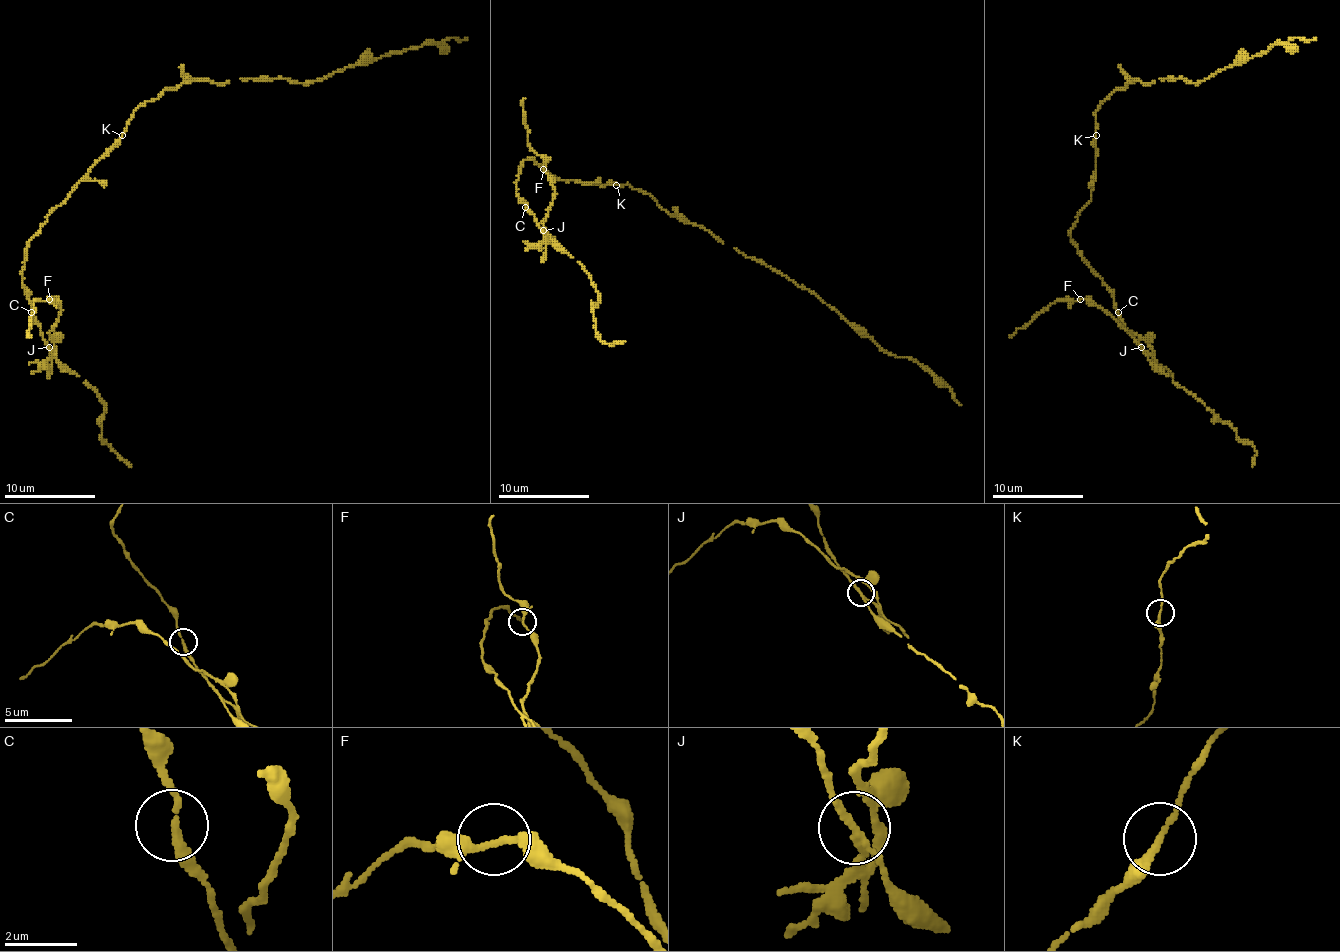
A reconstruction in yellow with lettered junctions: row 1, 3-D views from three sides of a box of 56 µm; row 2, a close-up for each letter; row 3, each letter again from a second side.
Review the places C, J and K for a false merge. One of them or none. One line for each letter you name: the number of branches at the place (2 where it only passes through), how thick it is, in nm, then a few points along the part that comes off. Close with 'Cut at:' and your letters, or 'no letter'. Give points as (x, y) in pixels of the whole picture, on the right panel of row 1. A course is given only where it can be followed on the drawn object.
J: branches 3; calibre 140 nm; course (1141, 346), (1145, 351), (1150, 349), (1084, 299), (1050, 303), (1009, 337)
Cut at: J

